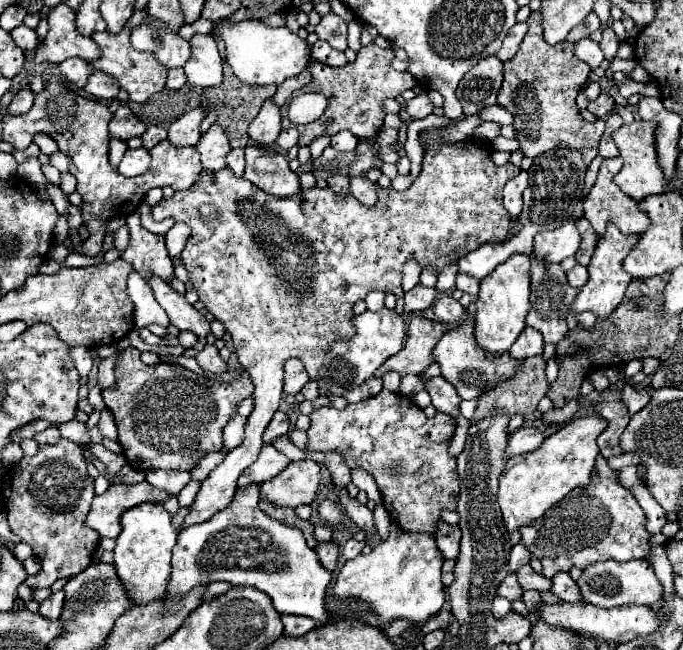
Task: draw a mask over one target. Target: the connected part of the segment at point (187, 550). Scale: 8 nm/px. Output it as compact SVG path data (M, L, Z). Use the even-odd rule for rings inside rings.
M252 483L238 491L240 493L234 501L210 521L180 529L172 551L172 575L164 605L176 605L176 601L198 585L228 581L230 585L250 585L266 593L278 613L304 615L316 621L326 619L328 613L324 607L324 591L332 579L332 573L320 565L316 553L306 545L300 529L282 525L258 509L258 485ZM246 529L260 529L264 533L242 533Z

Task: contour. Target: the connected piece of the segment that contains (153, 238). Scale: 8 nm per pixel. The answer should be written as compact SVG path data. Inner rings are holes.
M130 213L126 217L126 227L130 229L130 243L122 253L122 259L132 263L144 279L148 279L150 275L158 275L160 279L170 281L170 277L174 275L174 267L166 251L164 237L146 231L140 225L138 213Z

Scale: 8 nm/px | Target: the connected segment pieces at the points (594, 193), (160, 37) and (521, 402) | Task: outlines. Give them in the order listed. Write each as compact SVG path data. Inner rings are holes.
M620 157L604 159L602 165L600 165L600 171L598 171L598 179L596 179L594 187L590 189L588 197L584 199L584 217L592 223L592 227L594 227L594 231L596 231L598 235L602 235L602 233L606 231L606 223L608 223L608 221L616 223L616 227L618 227L624 235L632 235L632 233L642 235L642 233L648 229L648 225L650 225L648 215L640 209L640 205L638 205L632 197L628 197L628 195L612 181L612 177L618 173L620 167L622 167L622 159L620 159Z
M150 19L132 31L132 47L136 51L152 51L156 59L170 67L184 67L190 57L190 43L172 33L165 23Z
M542 355L526 357L520 361L520 369L500 385L494 385L484 393L478 403L472 423L488 415L492 409L502 409L508 415L530 415L536 411L538 401L548 391L548 381L544 375L546 361Z

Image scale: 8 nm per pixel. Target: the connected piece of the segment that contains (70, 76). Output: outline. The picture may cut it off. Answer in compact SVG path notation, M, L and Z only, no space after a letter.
M72 57L72 59L64 61L64 63L60 63L58 69L60 69L60 75L66 81L70 81L70 83L74 83L78 87L84 87L88 77L90 77L90 73L92 73L90 65L86 61L80 61L80 57Z

